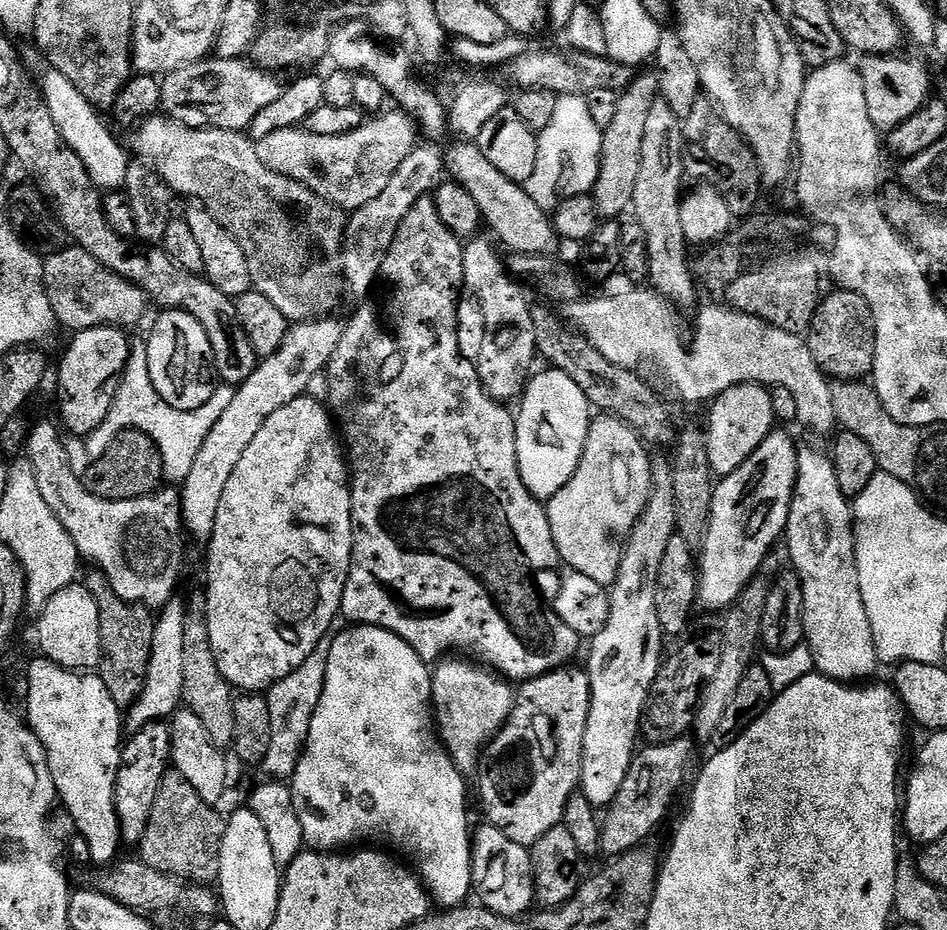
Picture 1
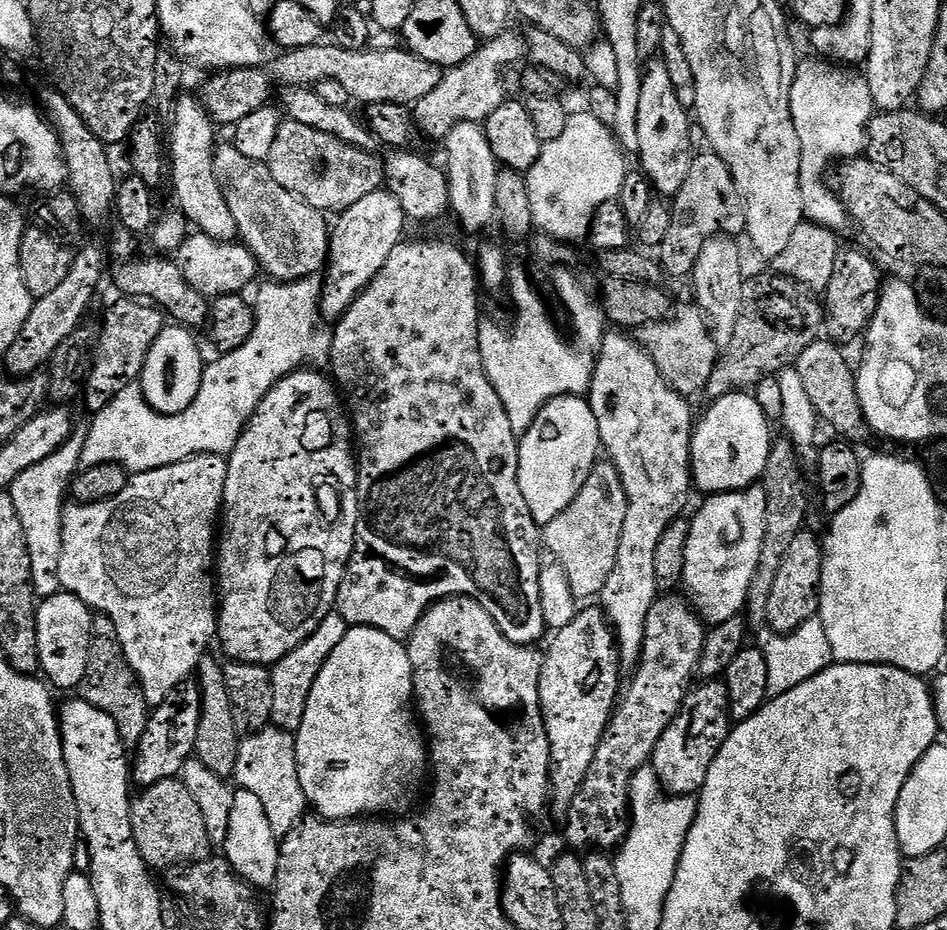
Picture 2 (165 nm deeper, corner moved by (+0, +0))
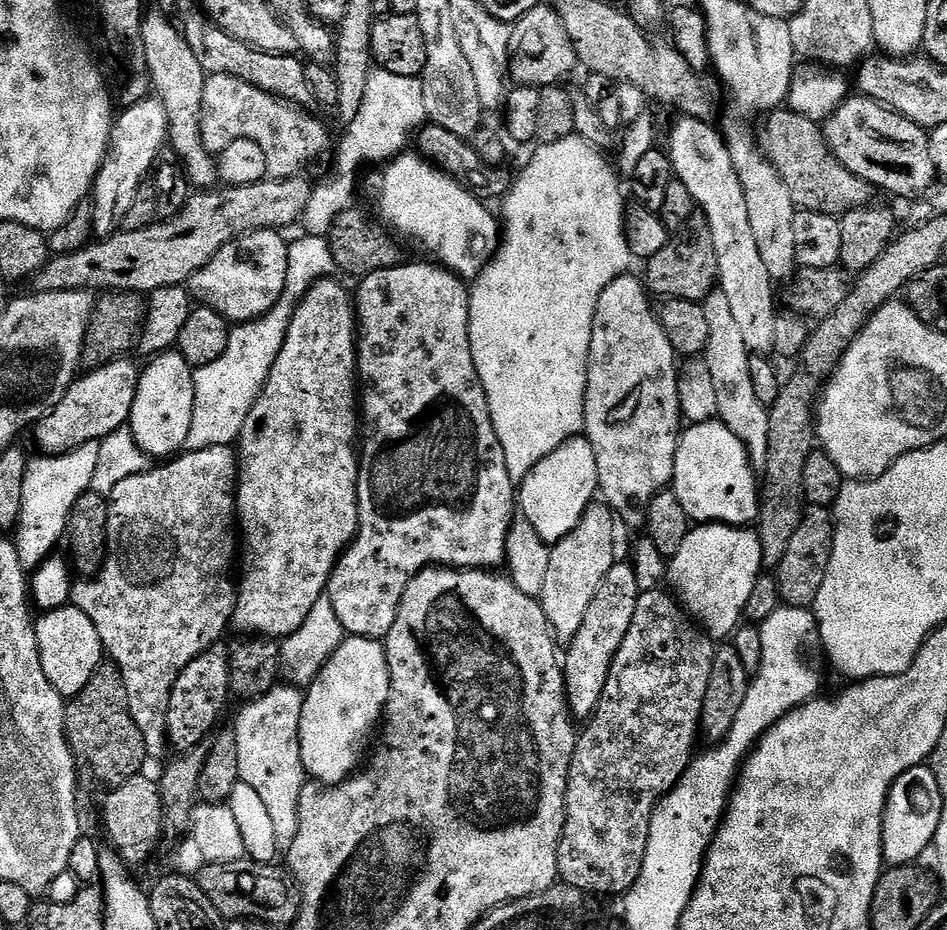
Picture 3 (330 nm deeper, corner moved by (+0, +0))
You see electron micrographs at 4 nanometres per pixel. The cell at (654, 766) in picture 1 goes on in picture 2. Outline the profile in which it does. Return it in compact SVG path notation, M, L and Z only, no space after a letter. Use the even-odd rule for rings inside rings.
M723 679L709 680L701 685L701 688L696 686L689 691L674 722L666 726L666 734L662 734L650 761L660 779L660 787L669 796L695 797L699 793L714 758L718 758L718 750L722 750L734 727L728 708L728 687Z

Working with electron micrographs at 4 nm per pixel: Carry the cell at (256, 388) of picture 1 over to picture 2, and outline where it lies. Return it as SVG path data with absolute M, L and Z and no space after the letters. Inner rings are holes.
M381 190L366 194L362 202L354 202L354 206L339 213L335 220L330 228L328 263L320 289L320 311L328 322L339 320L370 286L382 266L386 266L390 254L405 239L406 215L396 195L390 190Z

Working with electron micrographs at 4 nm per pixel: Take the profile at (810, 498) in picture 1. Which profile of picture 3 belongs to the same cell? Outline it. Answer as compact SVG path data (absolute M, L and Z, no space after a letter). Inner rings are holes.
M684 116L680 118L680 121L672 128L672 137L668 140L666 145L666 151L669 158L672 159L672 171L675 179L680 180L685 184L686 189L689 190L693 196L693 202L697 209L702 210L702 214L706 218L706 222L710 226L710 234L714 238L714 254L718 254L718 270L720 275L718 277L718 288L726 294L726 298L730 301L730 310L734 313L734 319L737 322L739 330L742 334L742 338L746 341L749 353L752 354L768 354L773 351L775 346L774 334L775 334L775 318L778 313L778 306L776 306L776 292L774 287L774 281L770 270L766 270L766 262L762 262L762 254L758 251L758 241L754 238L754 229L750 227L750 210L746 210L746 194L742 190L742 184L738 182L738 174L734 170L734 162L730 158L730 150L728 149L727 143L719 131L716 132L712 129L713 125L706 120L696 120L693 116Z

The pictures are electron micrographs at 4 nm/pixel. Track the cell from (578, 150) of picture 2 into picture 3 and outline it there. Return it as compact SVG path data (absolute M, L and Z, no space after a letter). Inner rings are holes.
M578 135L567 136L553 144L540 144L533 154L532 161L521 170L512 181L512 189L502 201L502 239L497 247L496 255L489 260L487 266L480 271L471 285L468 294L468 337L470 338L470 354L474 354L474 366L478 370L478 378L482 382L482 390L486 390L488 413L492 415L492 425L498 434L498 442L502 442L502 454L506 454L506 470L513 482L522 482L550 454L566 441L579 437L584 430L584 395L586 394L586 378L588 377L588 355L590 354L590 338L594 326L594 310L598 306L598 298L602 298L602 290L614 282L616 276L623 276L634 264L630 246L624 237L624 210L626 196L620 193L621 181L615 167L608 165L608 160L601 149L584 141Z

